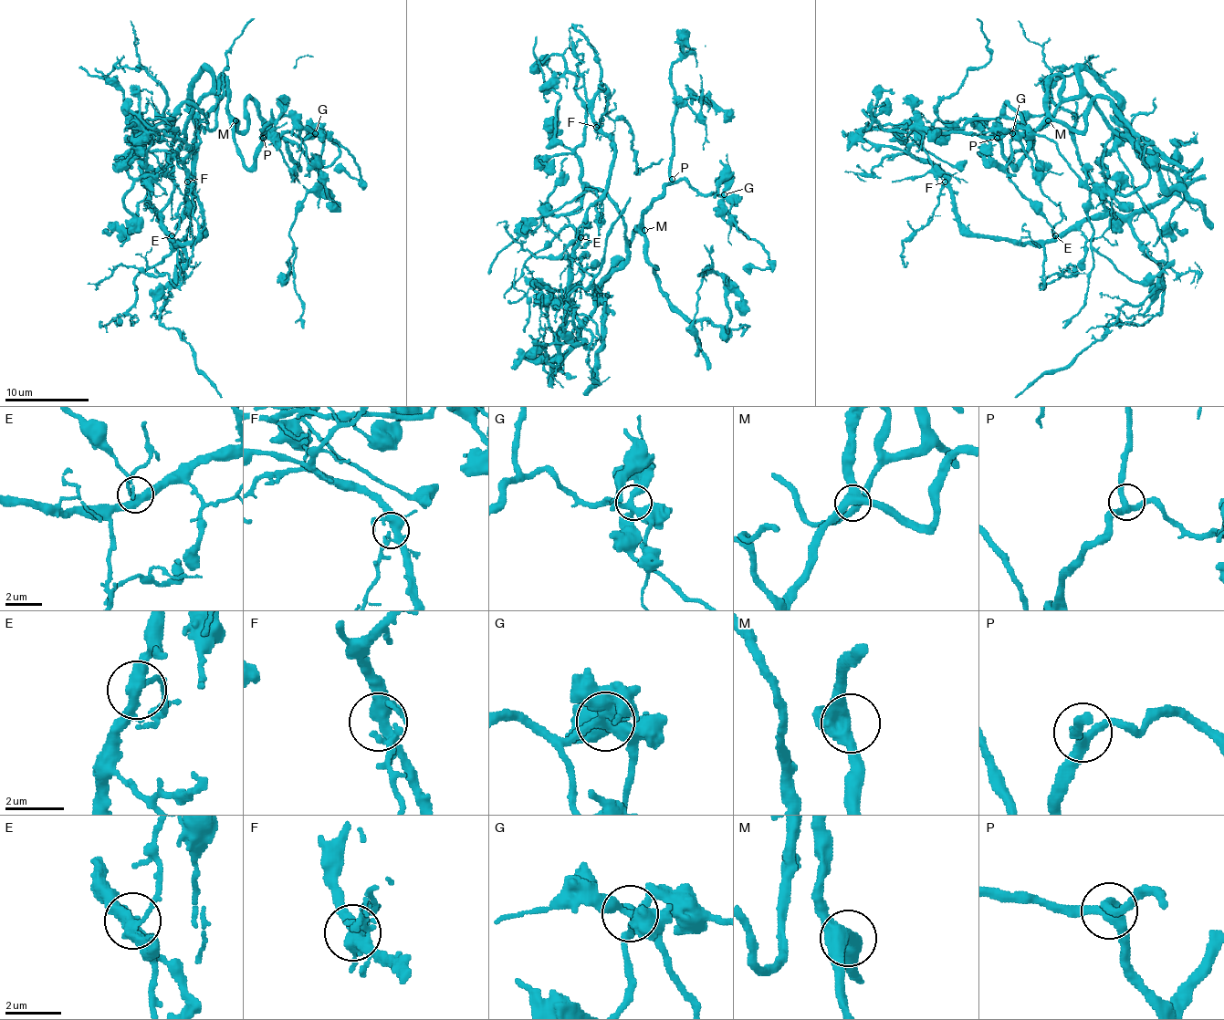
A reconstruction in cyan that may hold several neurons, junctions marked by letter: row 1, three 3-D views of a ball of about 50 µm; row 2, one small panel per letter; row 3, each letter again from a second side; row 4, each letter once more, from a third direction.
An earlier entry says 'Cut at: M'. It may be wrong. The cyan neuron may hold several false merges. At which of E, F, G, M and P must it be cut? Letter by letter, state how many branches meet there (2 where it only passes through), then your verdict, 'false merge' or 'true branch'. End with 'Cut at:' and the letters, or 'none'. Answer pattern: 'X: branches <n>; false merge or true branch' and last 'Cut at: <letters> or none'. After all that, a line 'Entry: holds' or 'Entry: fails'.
E: branches 3; true branch
F: branches 6; true branch
G: branches 4; true branch
M: branches 3; true branch
P: branches 3; true branch
Cut at: none
Entry: fails

